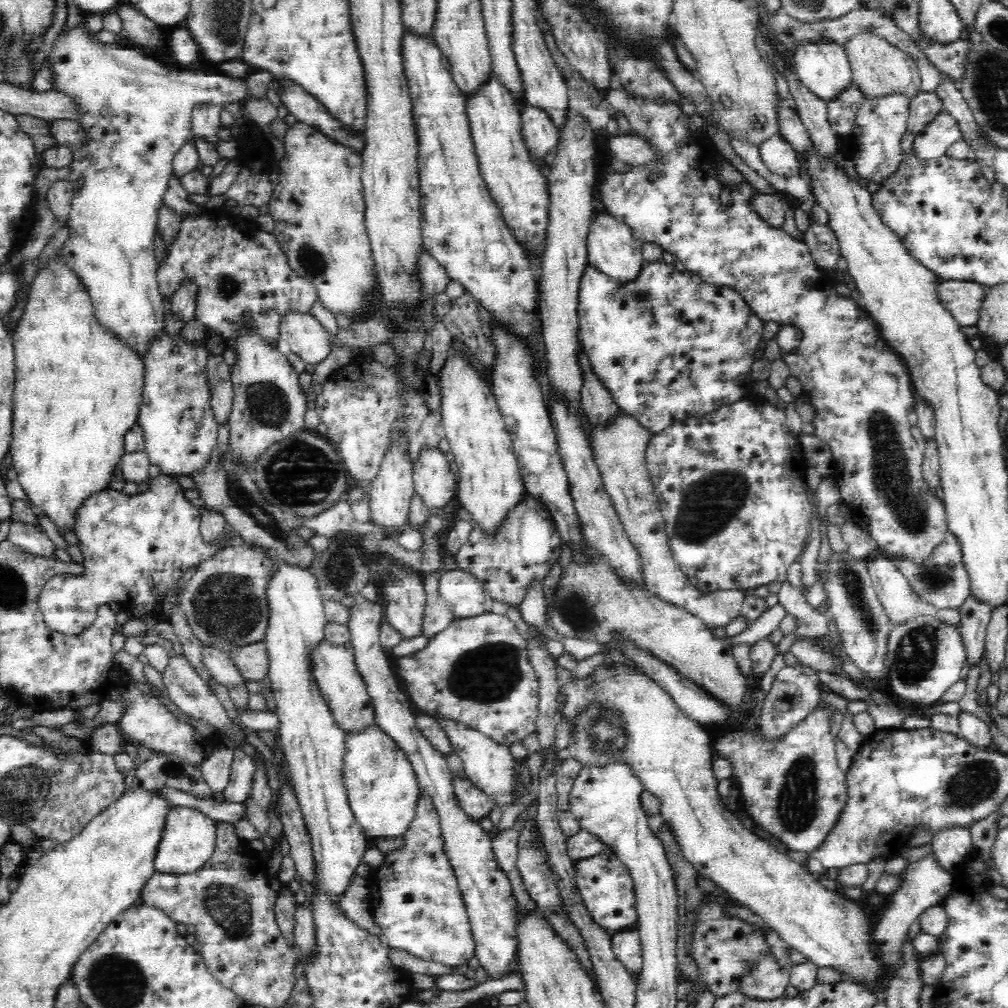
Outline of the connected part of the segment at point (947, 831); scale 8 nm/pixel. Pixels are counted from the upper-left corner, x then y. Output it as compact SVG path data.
M952 825L933 833L931 848L944 869L954 873L955 867L972 850L968 826Z

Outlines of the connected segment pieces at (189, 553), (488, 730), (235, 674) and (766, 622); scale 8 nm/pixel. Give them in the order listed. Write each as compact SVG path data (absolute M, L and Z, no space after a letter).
M160 474L149 484L147 492L135 496L112 489L90 494L75 510L73 532L82 552L83 571L79 575L52 577L44 584L39 608L50 629L67 635L80 634L92 626L100 604L118 603L121 610L134 614L159 608L164 605L166 592L174 581L186 578L198 564L212 558L214 550L208 550L200 537L202 512L187 500L177 480Z
M488 611L475 617L454 619L448 628L428 640L424 649L397 658L397 676L406 686L411 704L423 714L452 717L479 730L496 744L510 747L514 742L527 743L535 733L538 704L538 681L529 663L526 641L518 628L504 614Z
M201 644L200 652L202 666L207 668L210 676L214 677L216 681L226 685L226 688L230 685L245 684L246 680L243 680L238 669L233 665L228 652L204 644Z
M779 603L768 608L756 622L747 626L746 629L734 637L726 637L731 646L736 644L748 644L752 646L762 638L768 637L774 630L778 630L782 618L787 612Z

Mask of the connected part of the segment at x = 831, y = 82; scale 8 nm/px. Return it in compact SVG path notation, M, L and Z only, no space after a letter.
M826 36L820 38L806 38L794 48L794 66L797 77L802 84L808 87L810 91L822 99L829 101L839 92L845 89L845 86L852 80L851 64L845 52L845 47L838 42L828 40Z

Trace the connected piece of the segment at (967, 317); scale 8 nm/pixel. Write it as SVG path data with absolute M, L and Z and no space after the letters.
M940 280L935 286L942 308L962 326L977 326L985 286L976 282Z

